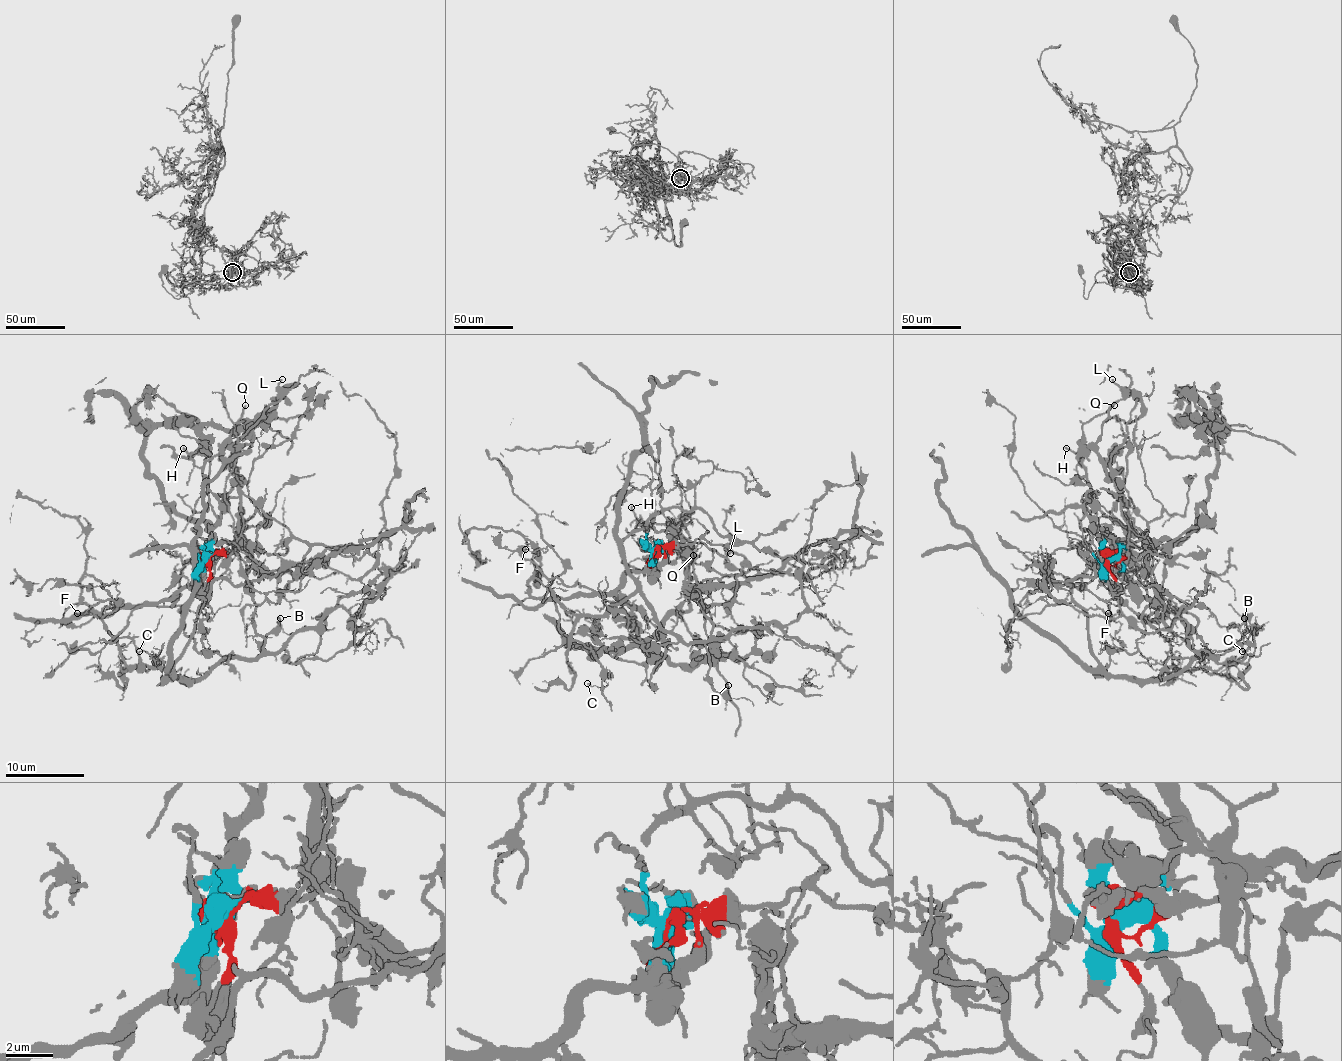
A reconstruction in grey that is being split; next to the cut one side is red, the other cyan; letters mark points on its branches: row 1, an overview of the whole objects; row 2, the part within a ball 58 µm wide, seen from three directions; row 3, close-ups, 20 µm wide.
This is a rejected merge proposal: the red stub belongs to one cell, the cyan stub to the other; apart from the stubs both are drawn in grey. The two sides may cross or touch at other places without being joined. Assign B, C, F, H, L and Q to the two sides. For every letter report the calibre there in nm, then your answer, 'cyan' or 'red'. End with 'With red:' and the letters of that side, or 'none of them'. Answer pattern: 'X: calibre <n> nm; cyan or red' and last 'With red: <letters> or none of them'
B: calibre 110 nm; red
C: calibre 120 nm; red
F: calibre 90 nm; red
H: calibre 180 nm; cyan
L: calibre 150 nm; cyan
Q: calibre 190 nm; cyan
With red: B, C, F

